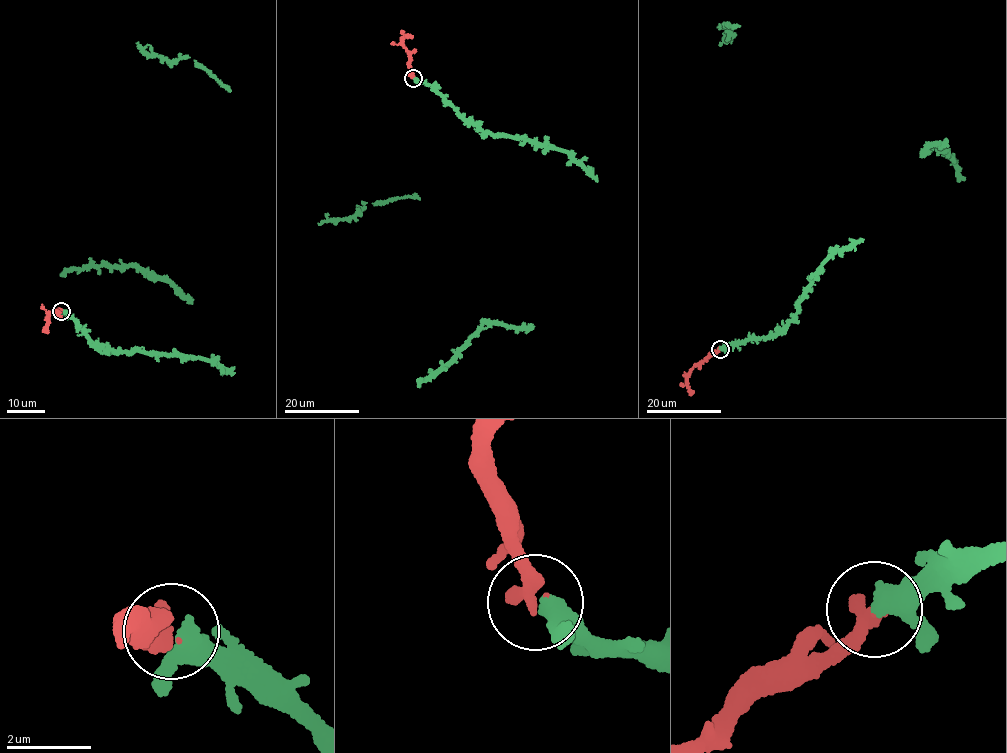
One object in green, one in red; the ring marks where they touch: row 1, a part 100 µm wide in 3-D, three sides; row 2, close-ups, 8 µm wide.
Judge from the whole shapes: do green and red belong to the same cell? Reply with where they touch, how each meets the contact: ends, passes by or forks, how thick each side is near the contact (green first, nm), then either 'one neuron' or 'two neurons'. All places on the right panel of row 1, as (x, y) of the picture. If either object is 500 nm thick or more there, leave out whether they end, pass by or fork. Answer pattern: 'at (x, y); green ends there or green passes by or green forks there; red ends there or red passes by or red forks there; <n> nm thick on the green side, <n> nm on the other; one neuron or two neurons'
at (720, 349); green passes by; red ends there; 340 nm thick on the green side, 380 nm on the other; one neuron

